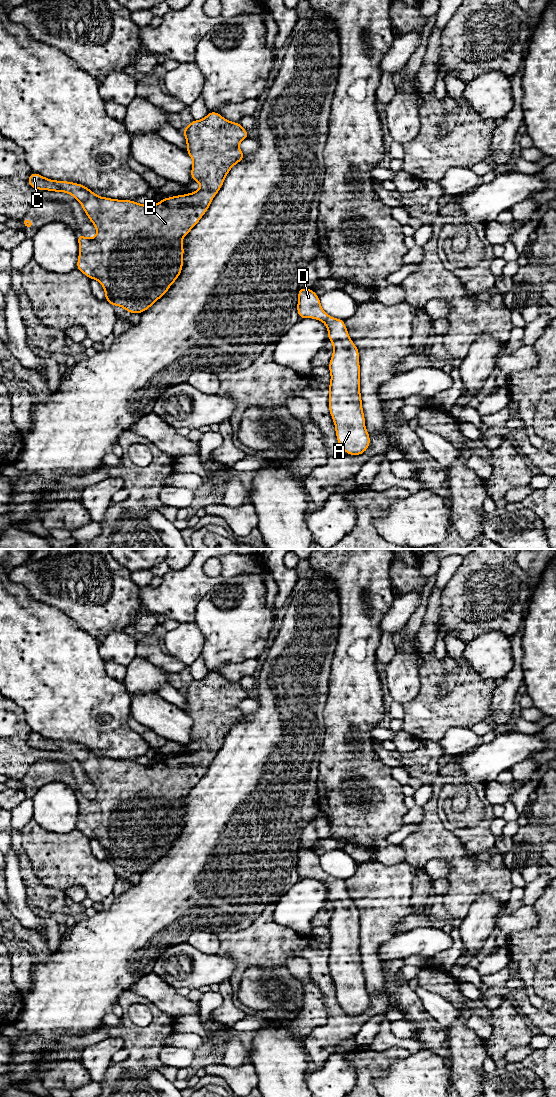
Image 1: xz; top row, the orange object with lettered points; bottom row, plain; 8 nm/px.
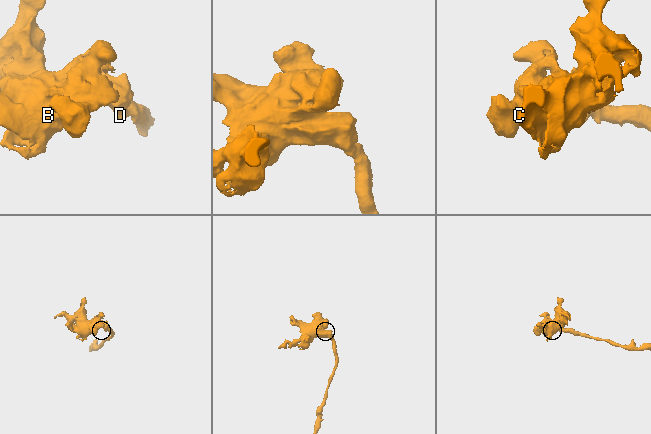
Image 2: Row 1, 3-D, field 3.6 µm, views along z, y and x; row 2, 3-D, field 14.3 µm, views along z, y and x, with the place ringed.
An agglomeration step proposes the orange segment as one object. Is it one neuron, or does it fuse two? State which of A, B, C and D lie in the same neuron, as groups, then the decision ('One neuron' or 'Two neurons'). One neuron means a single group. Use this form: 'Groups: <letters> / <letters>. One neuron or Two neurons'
Groups: A B C D. One neuron

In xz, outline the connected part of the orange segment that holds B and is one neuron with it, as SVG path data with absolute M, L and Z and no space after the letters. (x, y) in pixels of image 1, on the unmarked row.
M217 671L209 672L202 680L193 680L186 688L182 689L187 703L186 712L193 719L191 738L199 742L199 750L162 758L160 763L143 765L131 760L118 760L100 757L88 747L68 741L57 741L43 737L32 732L28 737L28 745L37 750L65 752L78 760L87 774L88 779L97 790L93 798L78 794L79 816L76 829L85 834L89 839L96 839L105 850L105 860L112 866L121 866L127 872L141 874L149 869L155 861L163 857L169 847L176 841L182 832L184 803L182 798L200 781L207 772L210 763L221 749L224 740L231 728L241 722L244 713L239 709L239 703L249 697L249 693L239 684L223 678Z

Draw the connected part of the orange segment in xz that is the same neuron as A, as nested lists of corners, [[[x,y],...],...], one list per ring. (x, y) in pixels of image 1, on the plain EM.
[[[300,847],[297,872],[300,879],[317,879],[327,886],[328,901],[333,904],[333,914],[328,926],[331,935],[329,943],[329,972],[335,984],[338,1004],[349,1015],[361,1015],[369,1008],[370,995],[365,987],[365,976],[360,953],[359,910],[354,901],[349,898],[345,880],[330,877],[322,869],[319,856],[313,849]]]

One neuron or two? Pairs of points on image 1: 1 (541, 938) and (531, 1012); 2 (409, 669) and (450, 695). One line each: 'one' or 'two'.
1: two
2: two

